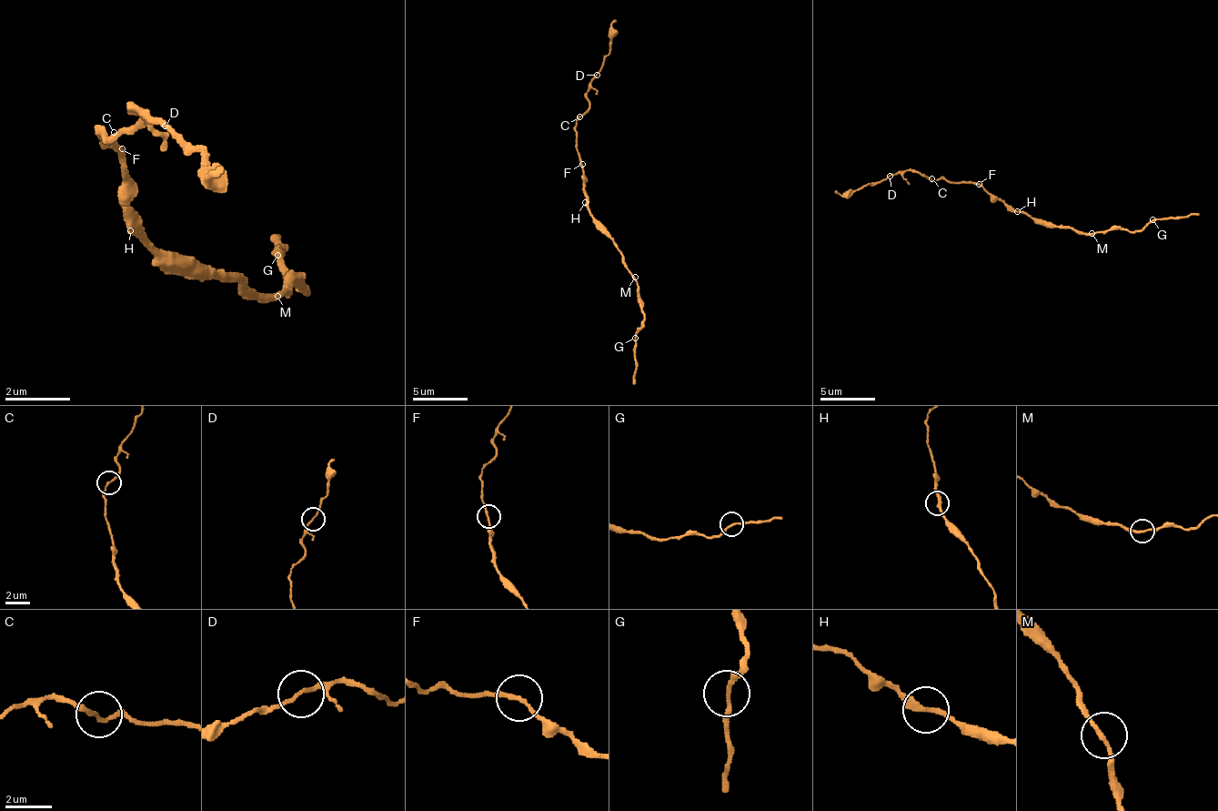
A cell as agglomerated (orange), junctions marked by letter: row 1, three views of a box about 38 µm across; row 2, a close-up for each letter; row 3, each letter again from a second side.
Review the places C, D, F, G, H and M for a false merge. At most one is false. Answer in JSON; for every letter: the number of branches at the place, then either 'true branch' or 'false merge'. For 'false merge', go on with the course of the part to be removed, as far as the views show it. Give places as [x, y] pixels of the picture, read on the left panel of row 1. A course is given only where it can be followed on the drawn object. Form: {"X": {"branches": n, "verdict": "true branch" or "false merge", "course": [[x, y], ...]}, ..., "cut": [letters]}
{"C": {"branches": 2, "verdict": "true branch"}, "D": {"branches": 2, "verdict": "true branch"}, "F": {"branches": 2, "verdict": "true branch"}, "G": {"branches": 2, "verdict": "true branch"}, "H": {"branches": 2, "verdict": "true branch"}, "M": {"branches": 2, "verdict": "true branch"}, "cut": []}

